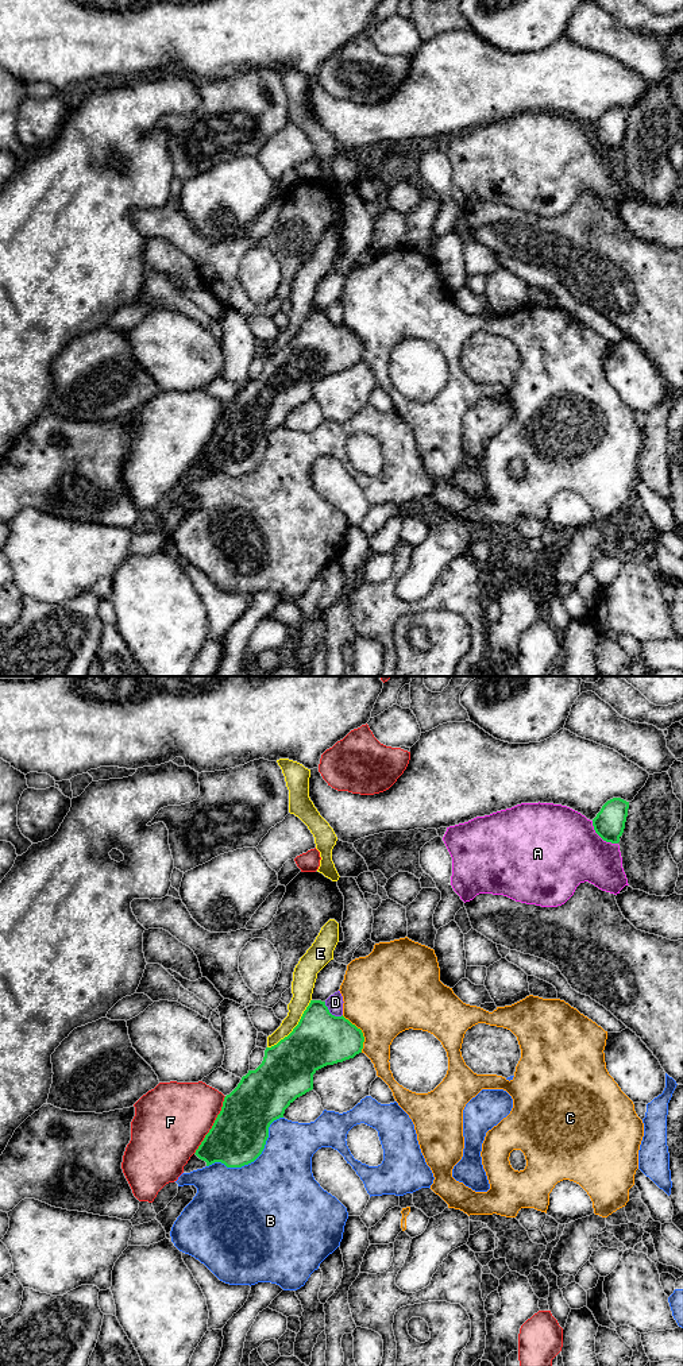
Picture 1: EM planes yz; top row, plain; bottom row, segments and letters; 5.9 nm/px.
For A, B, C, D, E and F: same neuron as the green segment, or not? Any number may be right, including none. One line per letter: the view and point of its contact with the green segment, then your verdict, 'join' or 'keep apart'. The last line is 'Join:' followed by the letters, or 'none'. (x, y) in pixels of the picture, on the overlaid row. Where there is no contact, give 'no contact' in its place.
A: contact yz (601, 837); keep apart
B: contact yz (254, 1160); keep apart
C: contact yz (361, 1031); keep apart
D: contact yz (330, 1013); keep apart
E: contact yz (294, 1027); keep apart
F: contact yz (213, 1125); keep apart
Join: none

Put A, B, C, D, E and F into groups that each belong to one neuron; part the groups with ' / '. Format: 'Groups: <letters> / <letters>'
Groups: A / B / C / D / E / F

